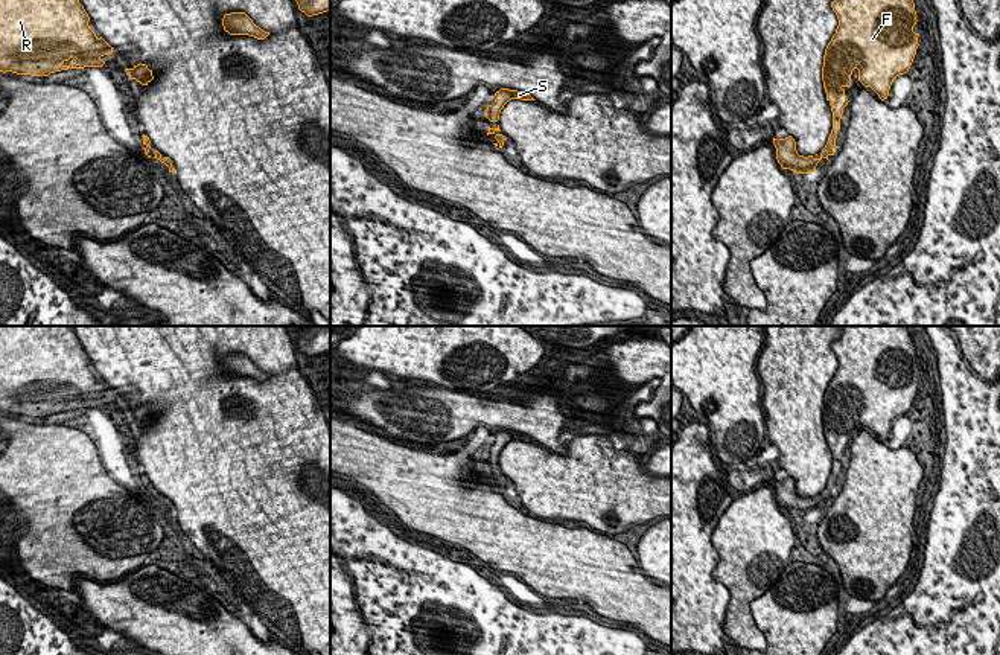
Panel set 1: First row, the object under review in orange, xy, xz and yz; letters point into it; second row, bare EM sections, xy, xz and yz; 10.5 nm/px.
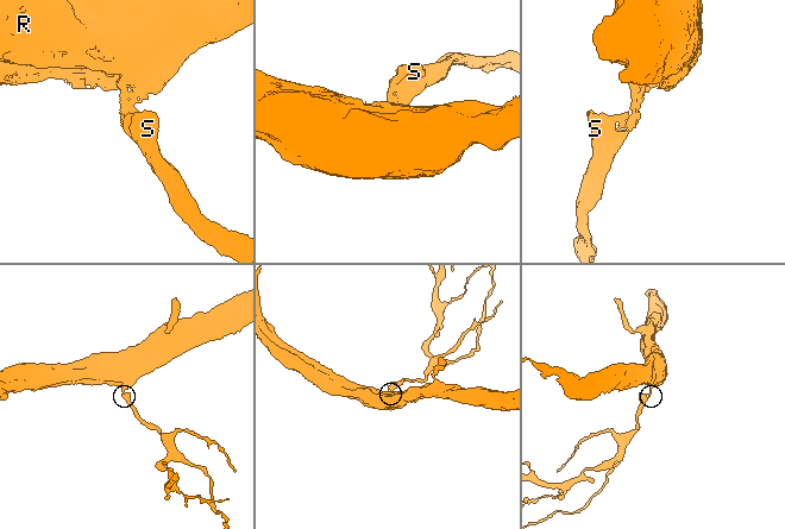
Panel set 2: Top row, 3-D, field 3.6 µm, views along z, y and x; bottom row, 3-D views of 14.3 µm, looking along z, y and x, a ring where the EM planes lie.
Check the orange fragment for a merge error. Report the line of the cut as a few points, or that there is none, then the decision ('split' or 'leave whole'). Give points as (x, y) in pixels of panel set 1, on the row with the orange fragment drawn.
no cut; leave whole

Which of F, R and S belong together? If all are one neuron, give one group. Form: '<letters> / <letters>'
F R S

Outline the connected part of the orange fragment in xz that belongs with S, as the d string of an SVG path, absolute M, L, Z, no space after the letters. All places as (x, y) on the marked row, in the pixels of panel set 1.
M501 88L499 91L495 93L495 96L496 96L495 102L489 105L486 110L486 117L490 122L499 120L501 110L511 99L534 101L528 93L518 91L518 90L508 90L508 88Z

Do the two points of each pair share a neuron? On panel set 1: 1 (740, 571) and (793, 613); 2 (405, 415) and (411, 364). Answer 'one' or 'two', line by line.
1: two
2: two

